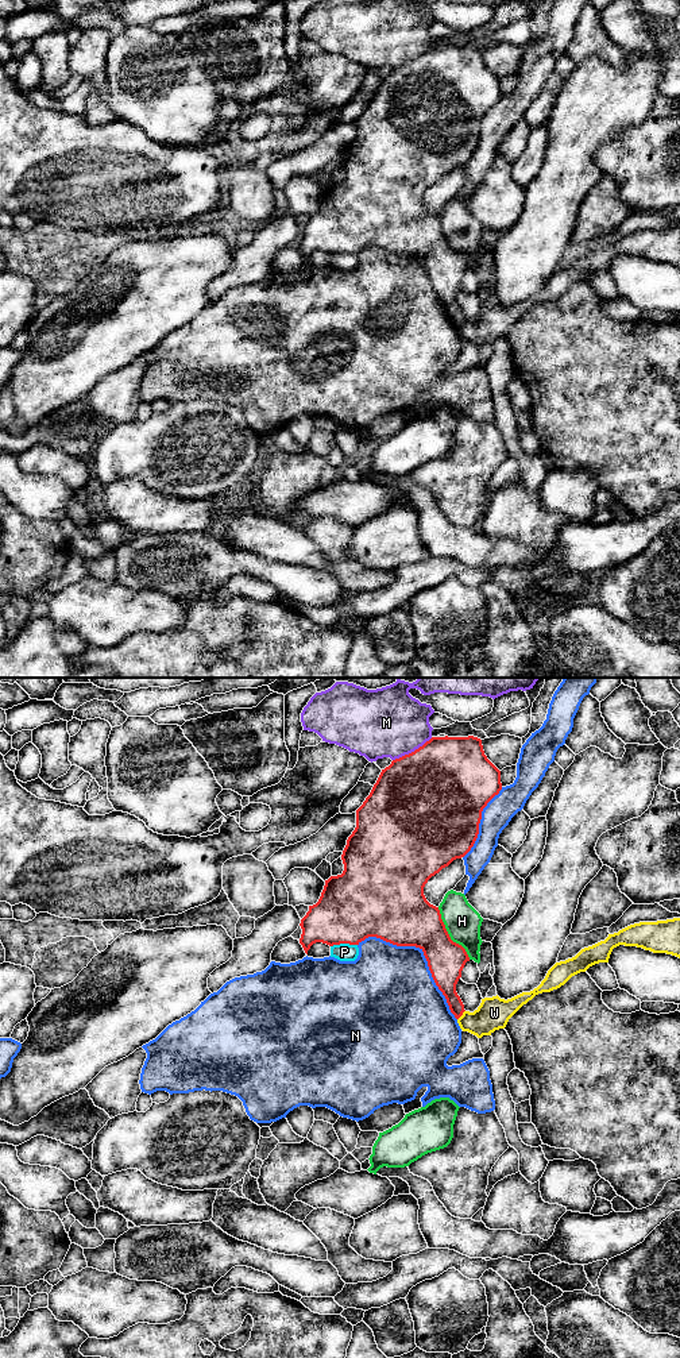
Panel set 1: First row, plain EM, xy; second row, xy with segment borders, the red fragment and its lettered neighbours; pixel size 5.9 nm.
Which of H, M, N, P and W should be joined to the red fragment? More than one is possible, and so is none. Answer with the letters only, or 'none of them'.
none of them

